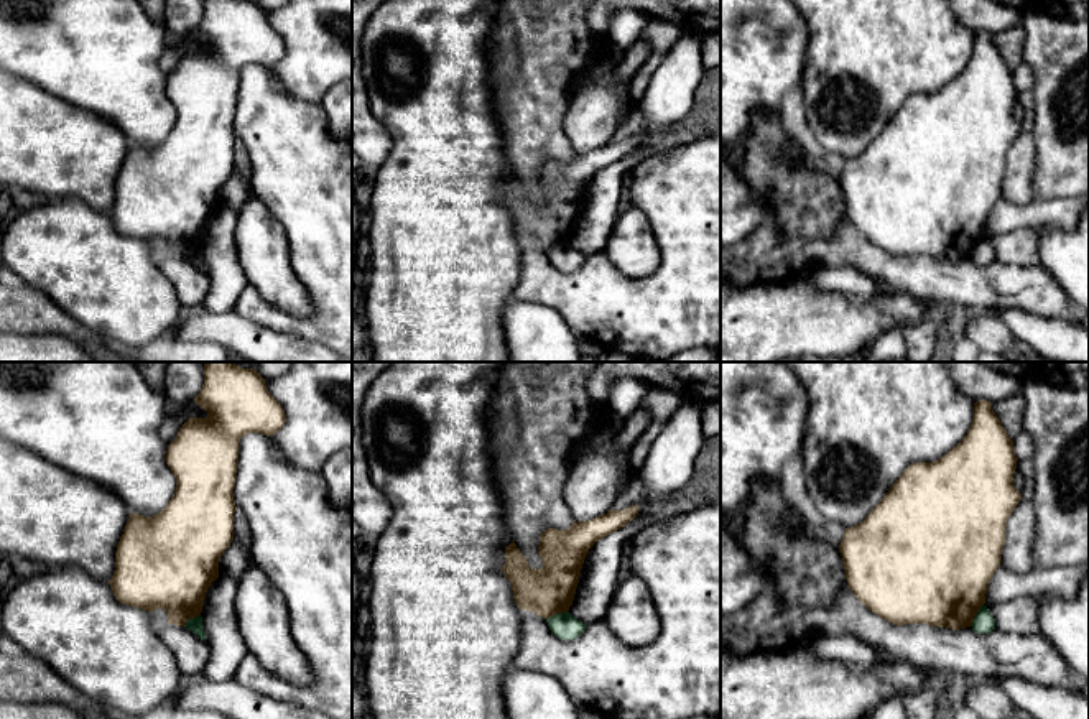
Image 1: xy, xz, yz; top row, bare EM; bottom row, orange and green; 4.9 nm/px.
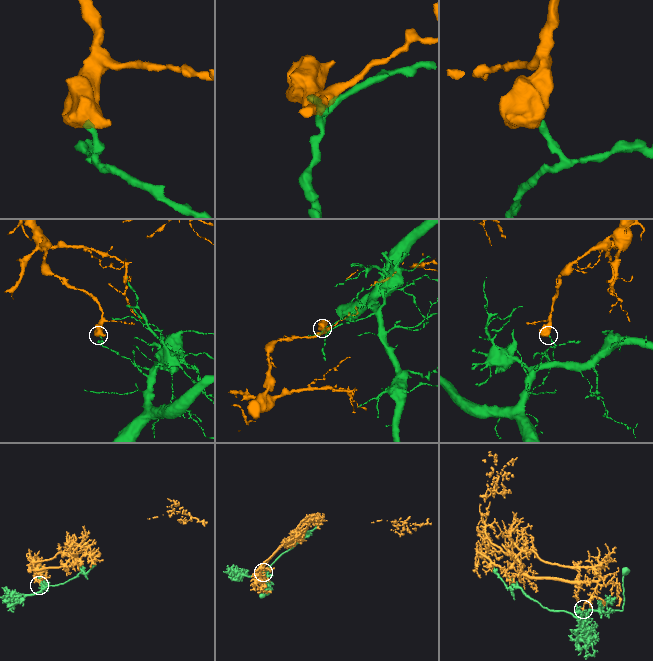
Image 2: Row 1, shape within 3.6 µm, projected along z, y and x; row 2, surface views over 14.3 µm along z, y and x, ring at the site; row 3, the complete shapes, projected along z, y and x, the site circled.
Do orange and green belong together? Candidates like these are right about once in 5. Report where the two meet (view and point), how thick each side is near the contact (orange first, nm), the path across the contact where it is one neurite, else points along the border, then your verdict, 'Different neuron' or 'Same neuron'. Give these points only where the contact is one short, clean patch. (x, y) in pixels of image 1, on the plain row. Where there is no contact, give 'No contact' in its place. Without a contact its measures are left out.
Touches orange at yz (974, 247). Thickness 480 nm (orange) against 100 nm. Boundary: yz (982, 236), (969, 257). Different neuron

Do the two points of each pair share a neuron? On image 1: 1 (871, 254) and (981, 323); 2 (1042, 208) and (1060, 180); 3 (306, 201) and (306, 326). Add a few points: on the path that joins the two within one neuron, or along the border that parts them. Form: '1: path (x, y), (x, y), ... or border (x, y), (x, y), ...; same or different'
1: border (996, 311), (963, 313); different
2: border (1033, 196), (1071, 199); different
3: path (321, 232), (321, 295); same

